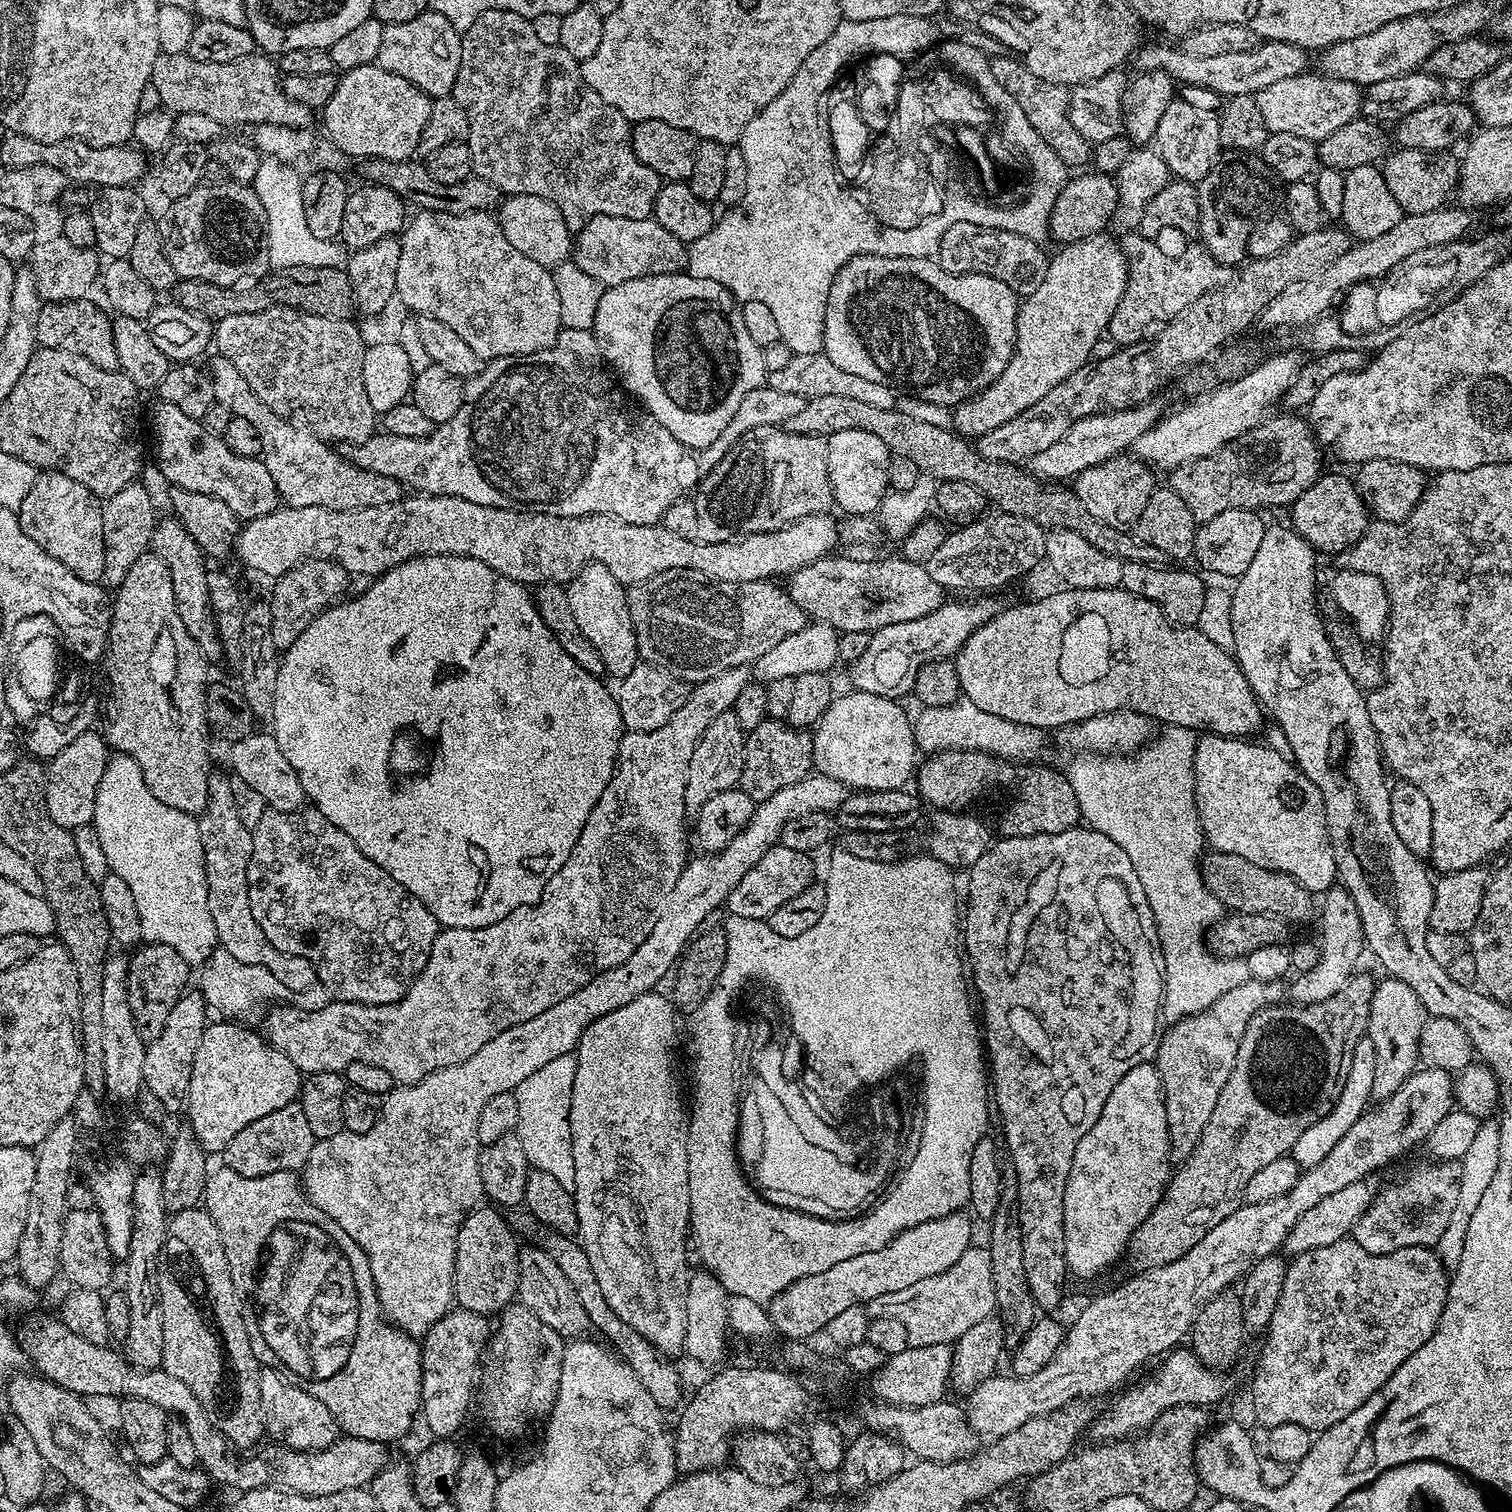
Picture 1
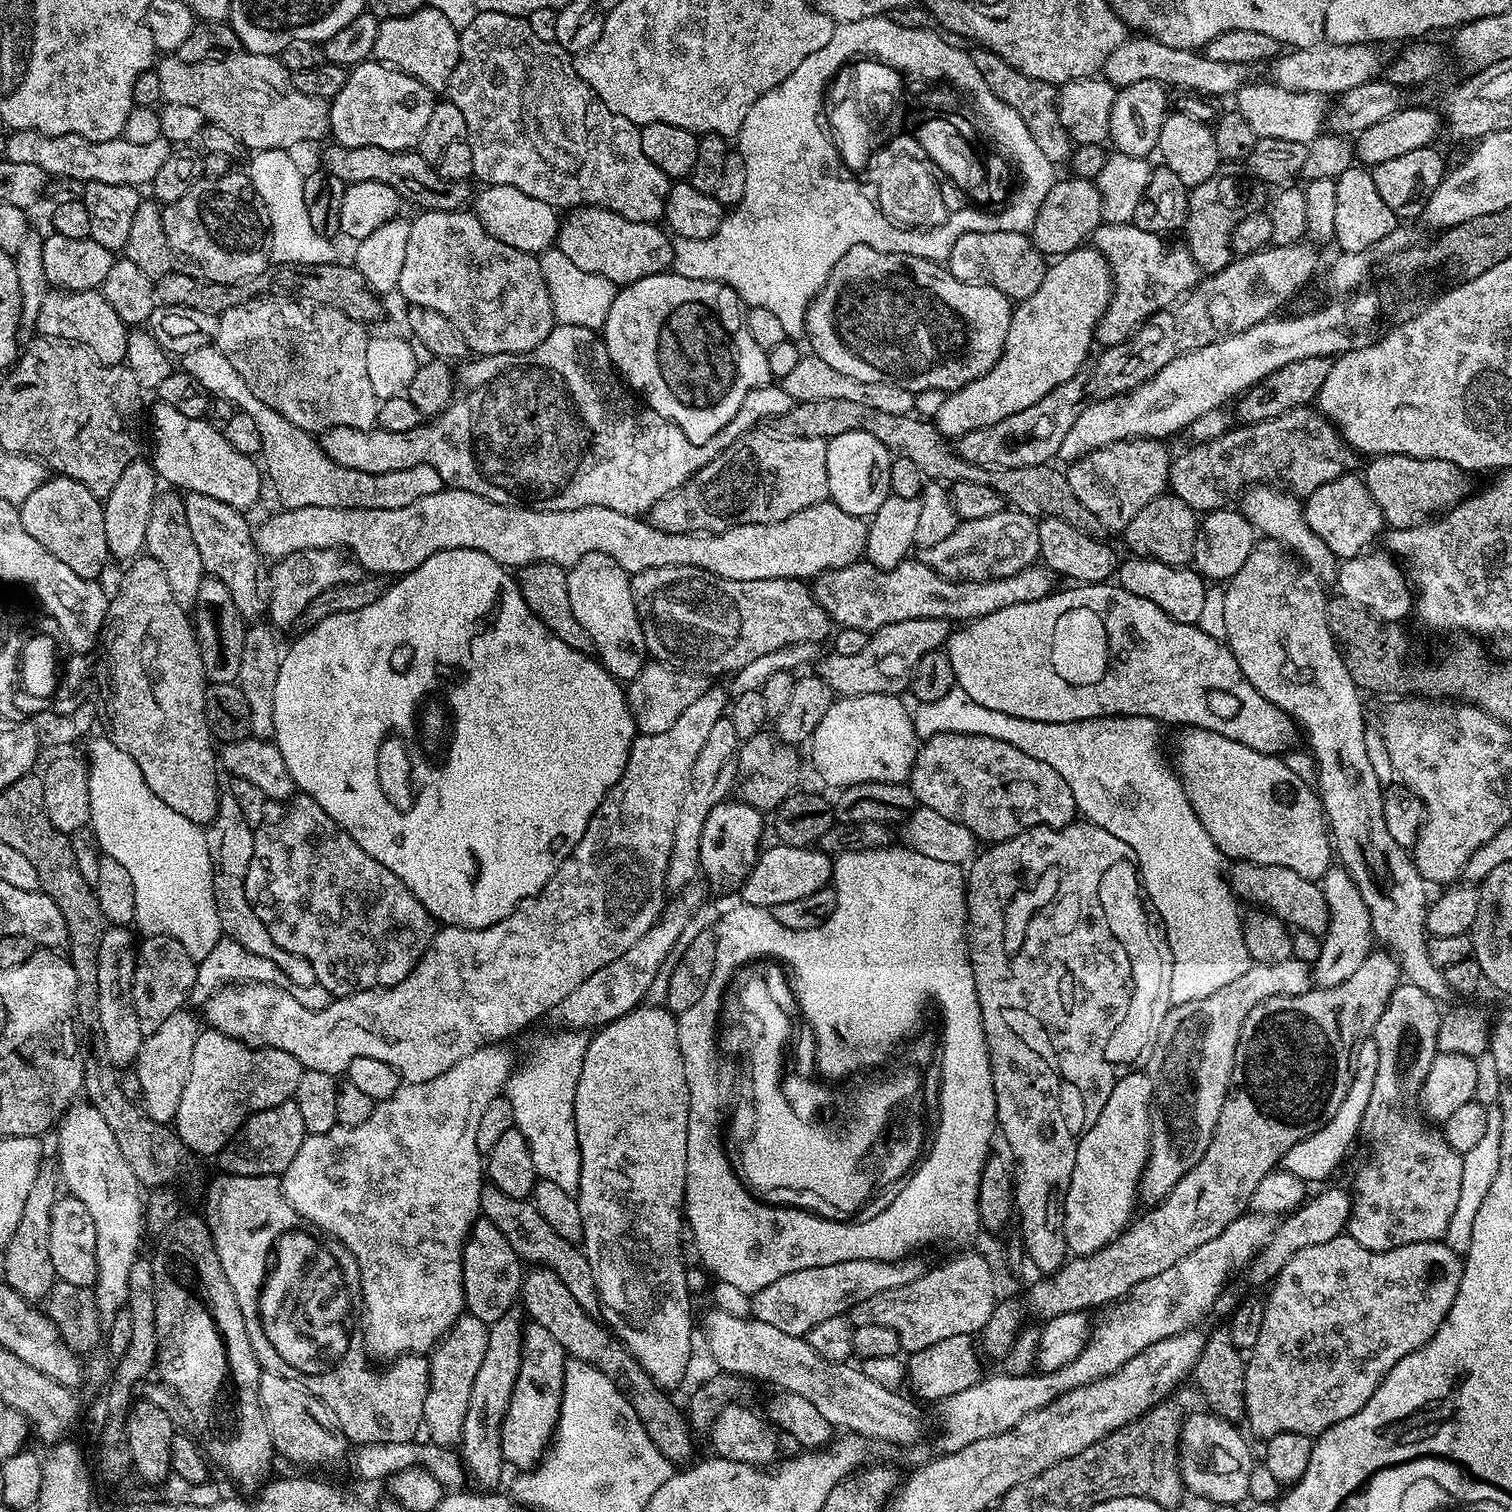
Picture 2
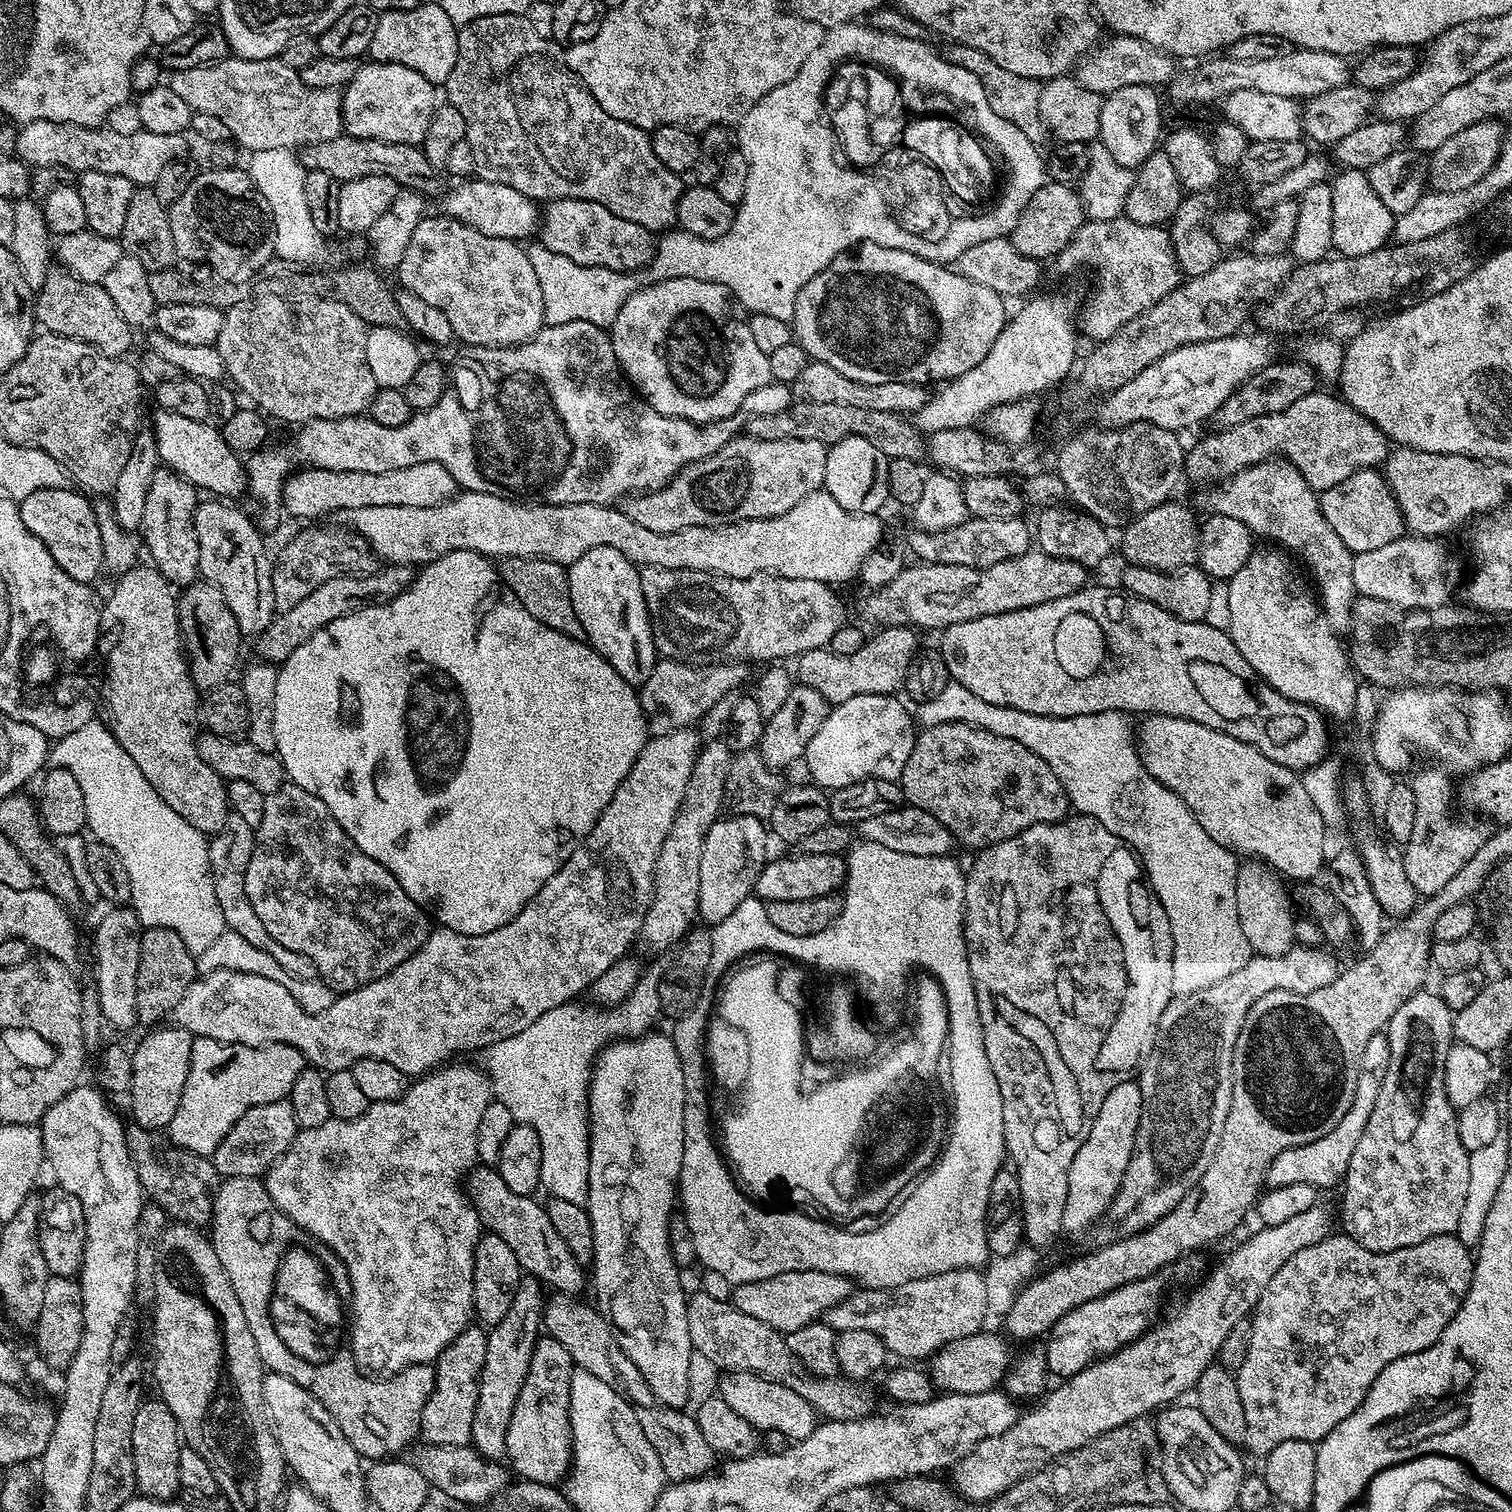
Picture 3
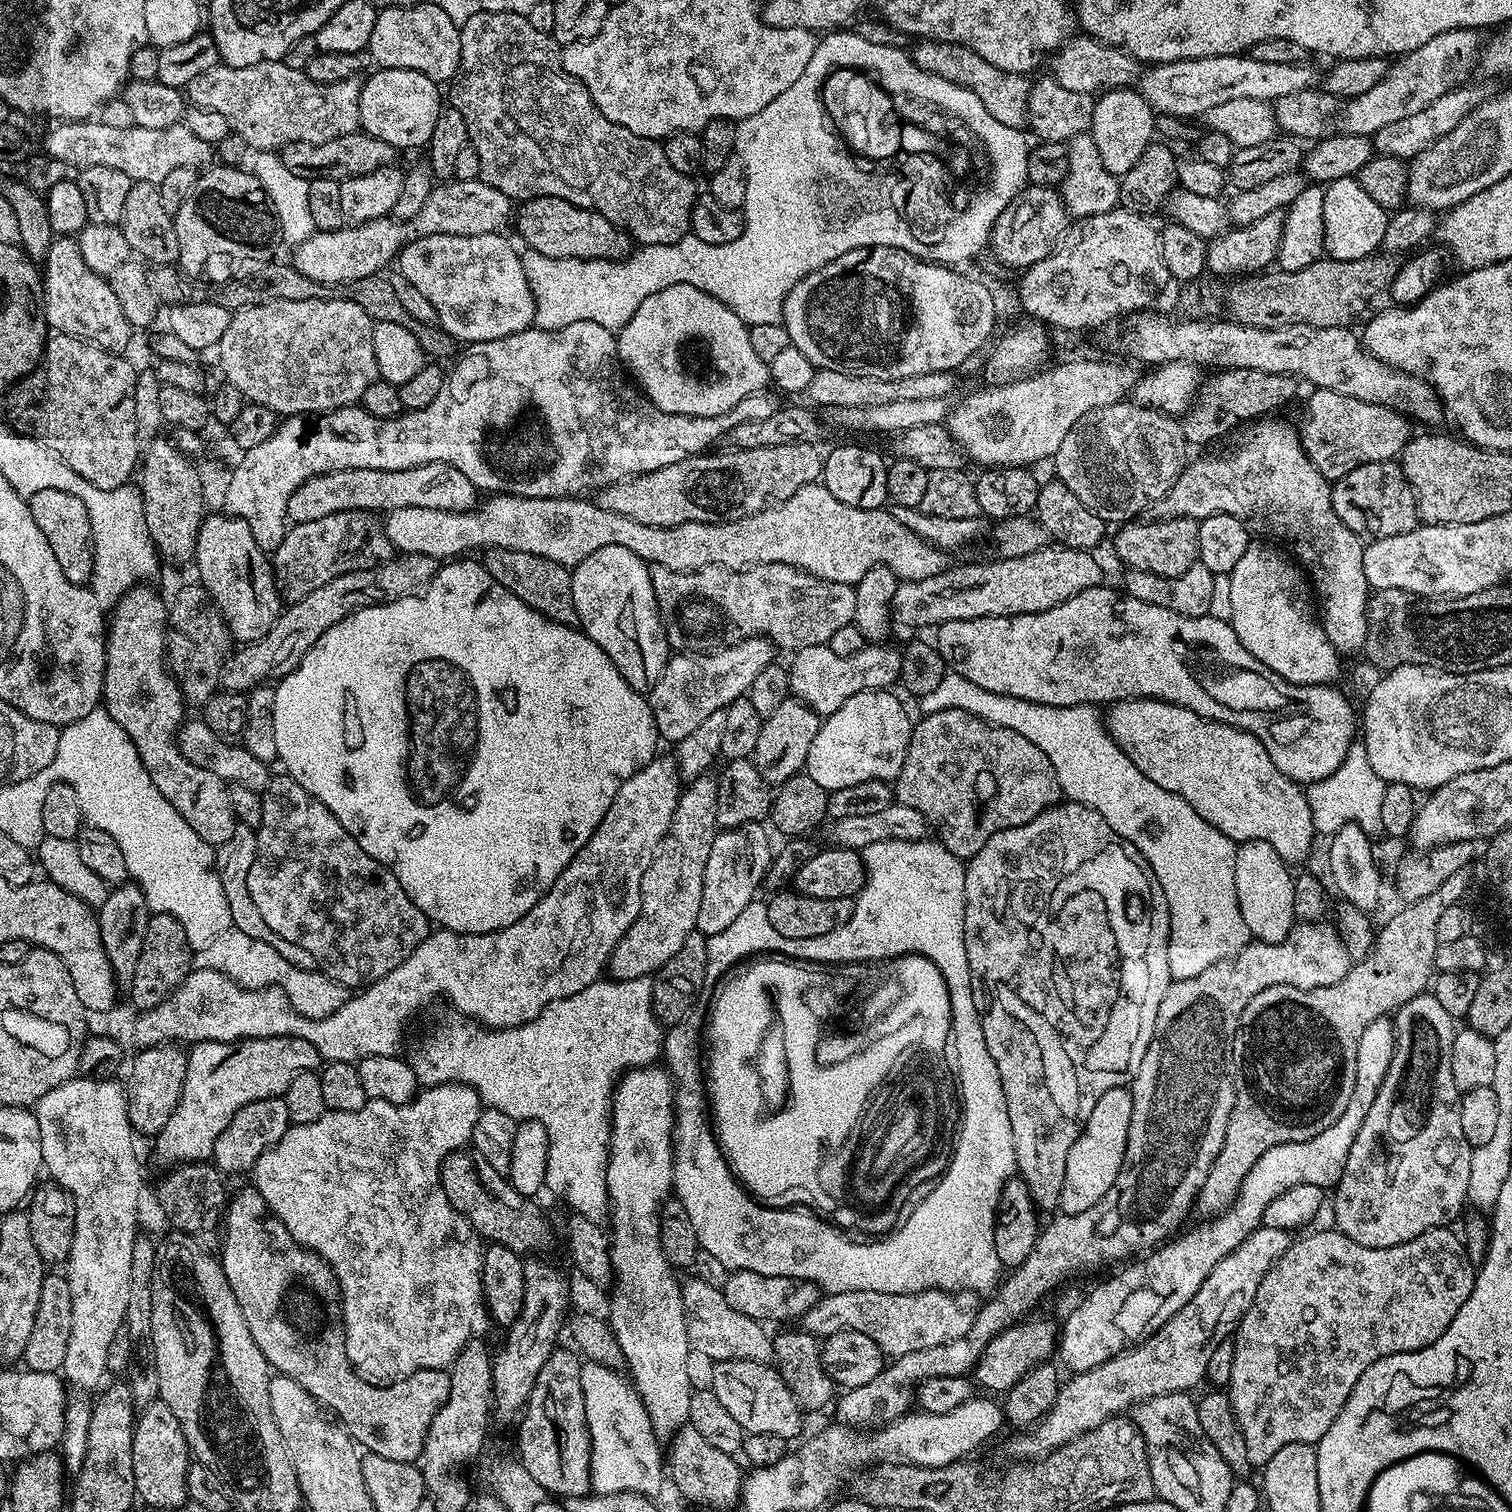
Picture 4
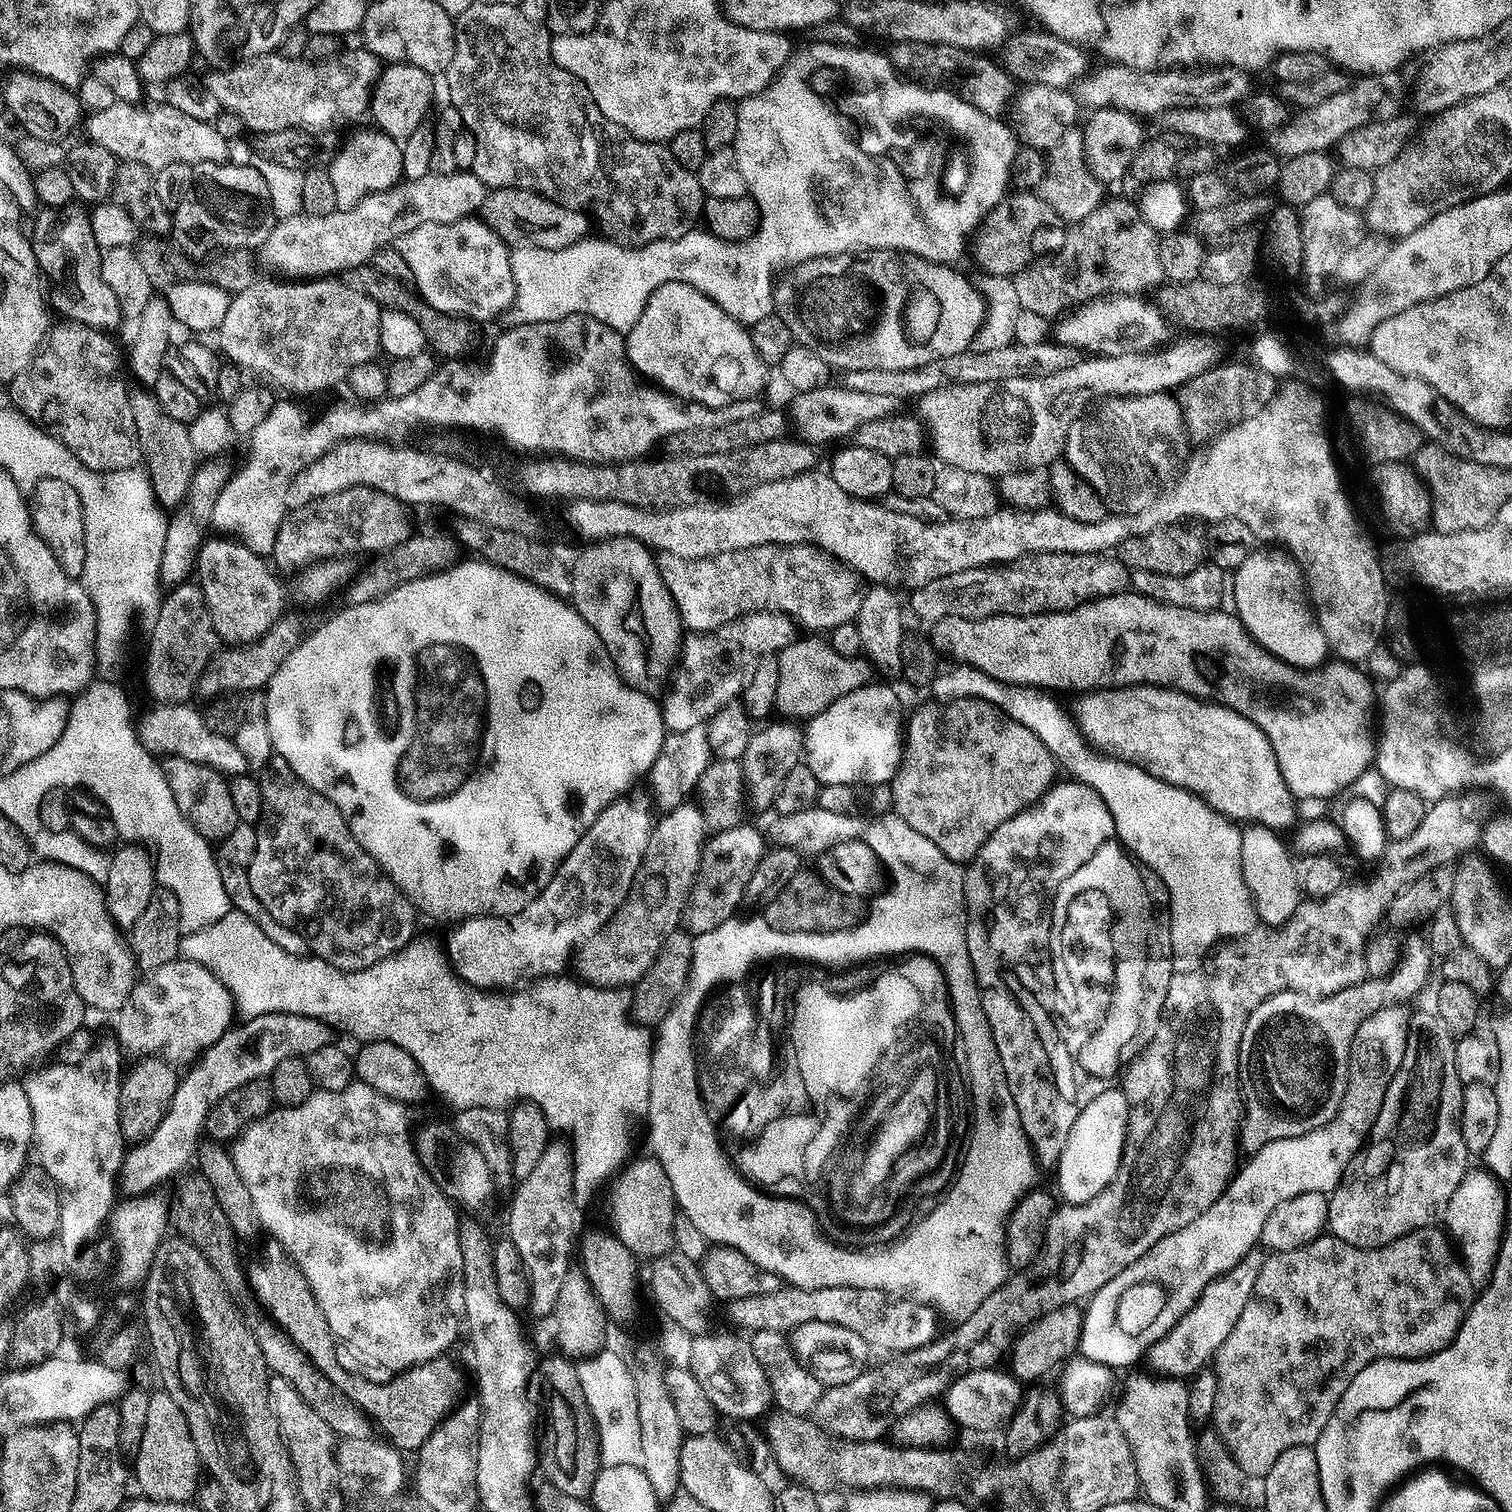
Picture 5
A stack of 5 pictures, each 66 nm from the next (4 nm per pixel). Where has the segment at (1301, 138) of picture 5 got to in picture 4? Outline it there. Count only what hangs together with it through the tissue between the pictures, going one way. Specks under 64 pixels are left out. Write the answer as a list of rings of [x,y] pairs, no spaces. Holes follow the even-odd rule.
[[[1478,28],[1446,30],[1446,34],[1430,38],[1430,42],[1418,46],[1418,50],[1399,57],[1382,80],[1370,90],[1347,101],[1339,109],[1334,121],[1335,131],[1370,138],[1382,130],[1382,126],[1390,126],[1401,118],[1410,118],[1410,114],[1418,114],[1418,110],[1426,110],[1430,102],[1442,98],[1442,94],[1452,91],[1459,82],[1465,81],[1462,79],[1468,71],[1473,71],[1479,65],[1480,51],[1484,49],[1485,43],[1485,37]]]

